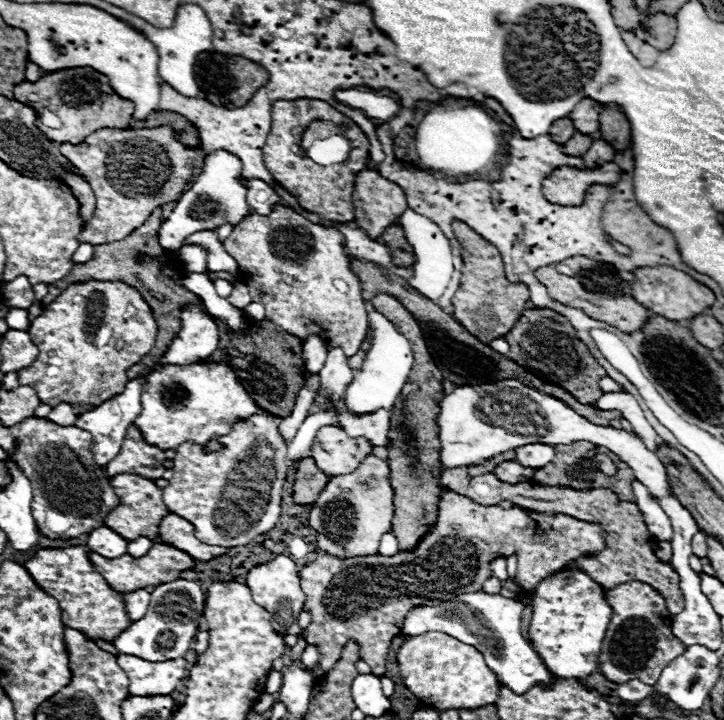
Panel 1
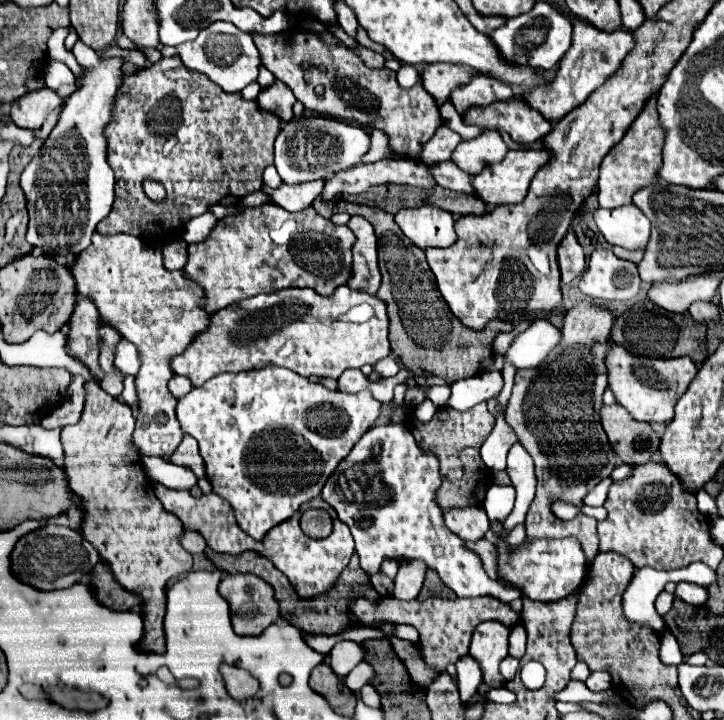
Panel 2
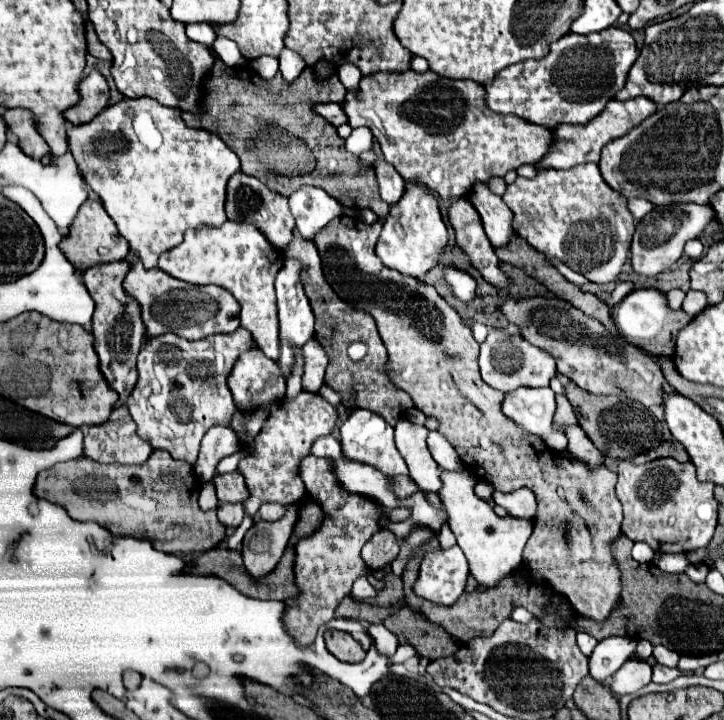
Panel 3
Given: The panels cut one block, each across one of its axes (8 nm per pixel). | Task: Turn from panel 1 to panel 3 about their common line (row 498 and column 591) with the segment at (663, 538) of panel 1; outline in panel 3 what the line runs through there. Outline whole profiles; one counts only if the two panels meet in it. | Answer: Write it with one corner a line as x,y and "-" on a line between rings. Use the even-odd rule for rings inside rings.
578,632
576,644
578,644
578,648
582,650
582,654
584,654
584,656
590,656
590,654
592,654
592,650
594,650
594,646
598,644
598,640
596,640
594,636
590,636
588,632

